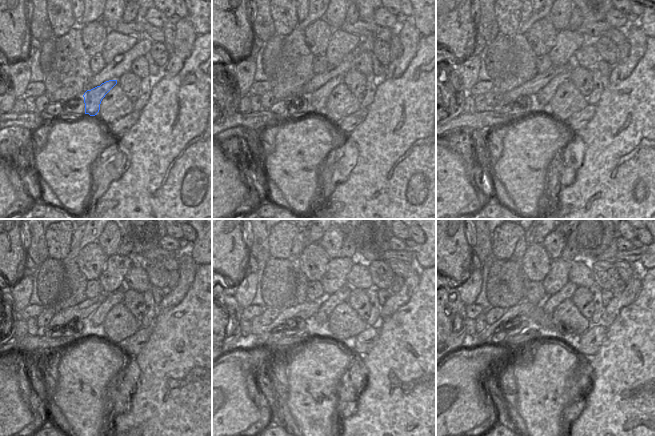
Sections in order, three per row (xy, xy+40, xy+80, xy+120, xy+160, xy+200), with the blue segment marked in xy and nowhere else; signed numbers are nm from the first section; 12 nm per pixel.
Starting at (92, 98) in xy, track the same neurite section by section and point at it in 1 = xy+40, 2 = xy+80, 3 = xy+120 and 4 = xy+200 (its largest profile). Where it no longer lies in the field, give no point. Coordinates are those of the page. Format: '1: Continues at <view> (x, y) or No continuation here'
1: Continues at xy+40 (317, 100)
2: Continues at xy+80 (544, 95)
3: Continues at xy+120 (96, 320)
4: Continues at xy+200 (552, 302).

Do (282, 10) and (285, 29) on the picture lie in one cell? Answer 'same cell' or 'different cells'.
same cell

